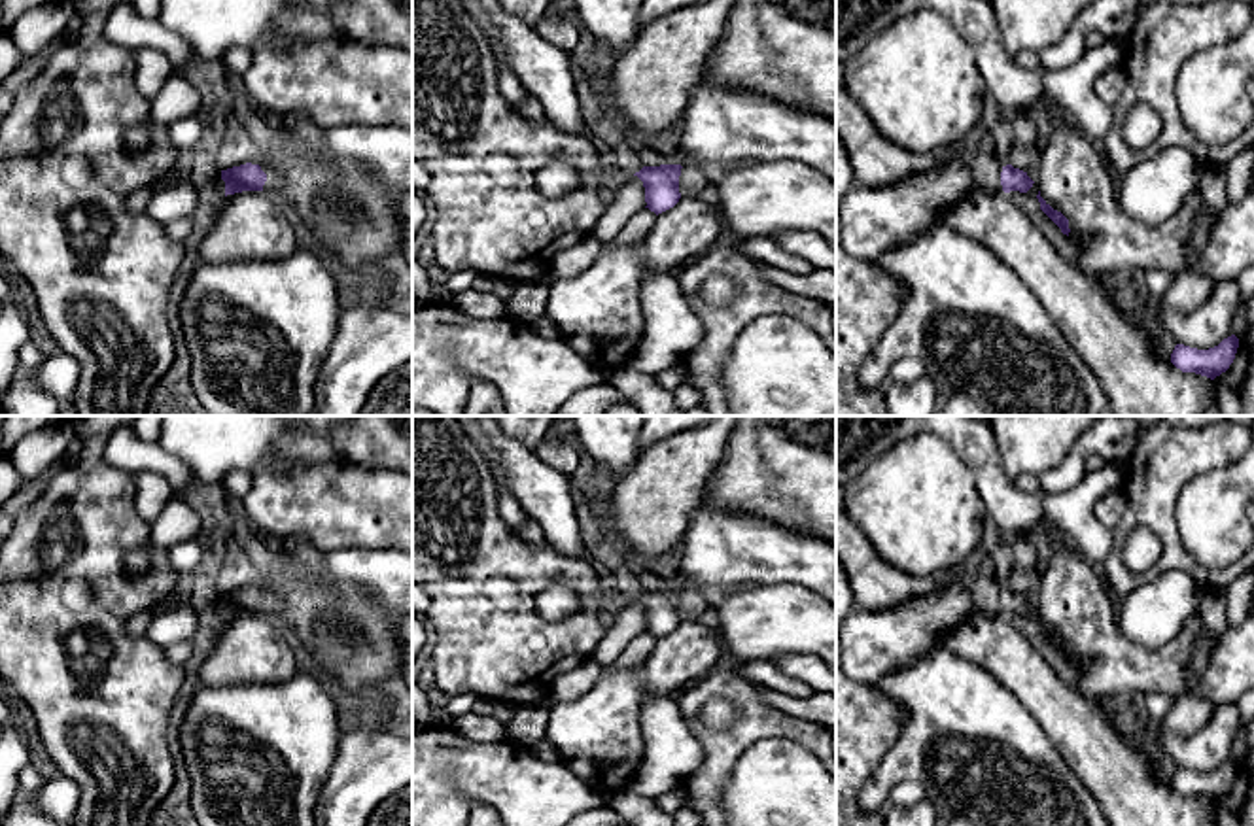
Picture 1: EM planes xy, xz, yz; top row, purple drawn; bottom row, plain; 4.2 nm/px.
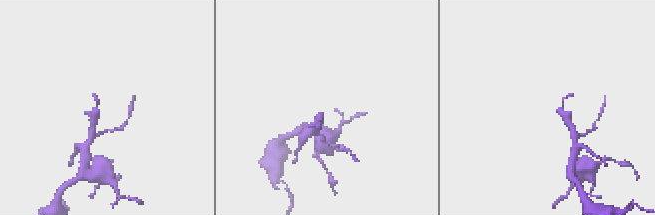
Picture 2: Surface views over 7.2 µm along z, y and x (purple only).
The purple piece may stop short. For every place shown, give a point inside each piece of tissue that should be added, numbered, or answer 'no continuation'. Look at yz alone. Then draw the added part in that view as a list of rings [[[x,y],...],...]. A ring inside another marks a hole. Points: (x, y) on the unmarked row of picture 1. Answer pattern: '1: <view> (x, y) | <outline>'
1: yz (872, 643) | [[[957,569],[944,588],[897,609],[857,607],[836,631],[842,671],[853,682],[876,686],[885,675],[942,648],[940,639],[972,614],[1002,614],[1001,595],[995,575]]]

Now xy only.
1: xy (345, 615) | [[[352,546],[352,548],[339,548],[325,552],[323,563],[318,571],[308,571],[305,576],[287,576],[278,580],[269,592],[259,588],[261,594],[267,597],[267,605],[263,609],[263,614],[270,616],[276,614],[286,624],[284,635],[287,639],[297,639],[314,658],[314,665],[318,671],[318,677],[322,677],[325,682],[340,682],[344,686],[346,696],[354,696],[367,713],[373,713],[376,707],[376,699],[380,697],[378,684],[390,677],[403,679],[403,667],[401,667],[401,646],[397,643],[395,628],[397,622],[403,616],[412,616],[412,552],[405,552],[401,548],[363,548],[363,546]]]

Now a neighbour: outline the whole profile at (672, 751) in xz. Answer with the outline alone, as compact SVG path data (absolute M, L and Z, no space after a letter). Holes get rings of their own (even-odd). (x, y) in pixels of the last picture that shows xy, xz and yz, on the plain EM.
M645 696L639 716L645 756L626 790L658 798L698 769L705 750L694 735L698 724L683 716L675 697Z

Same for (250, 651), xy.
M267 614L225 620L214 650L200 667L206 686L282 684L297 675L289 639Z

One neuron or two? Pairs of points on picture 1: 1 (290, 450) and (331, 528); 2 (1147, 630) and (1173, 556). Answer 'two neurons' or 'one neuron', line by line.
1: two neurons
2: two neurons

